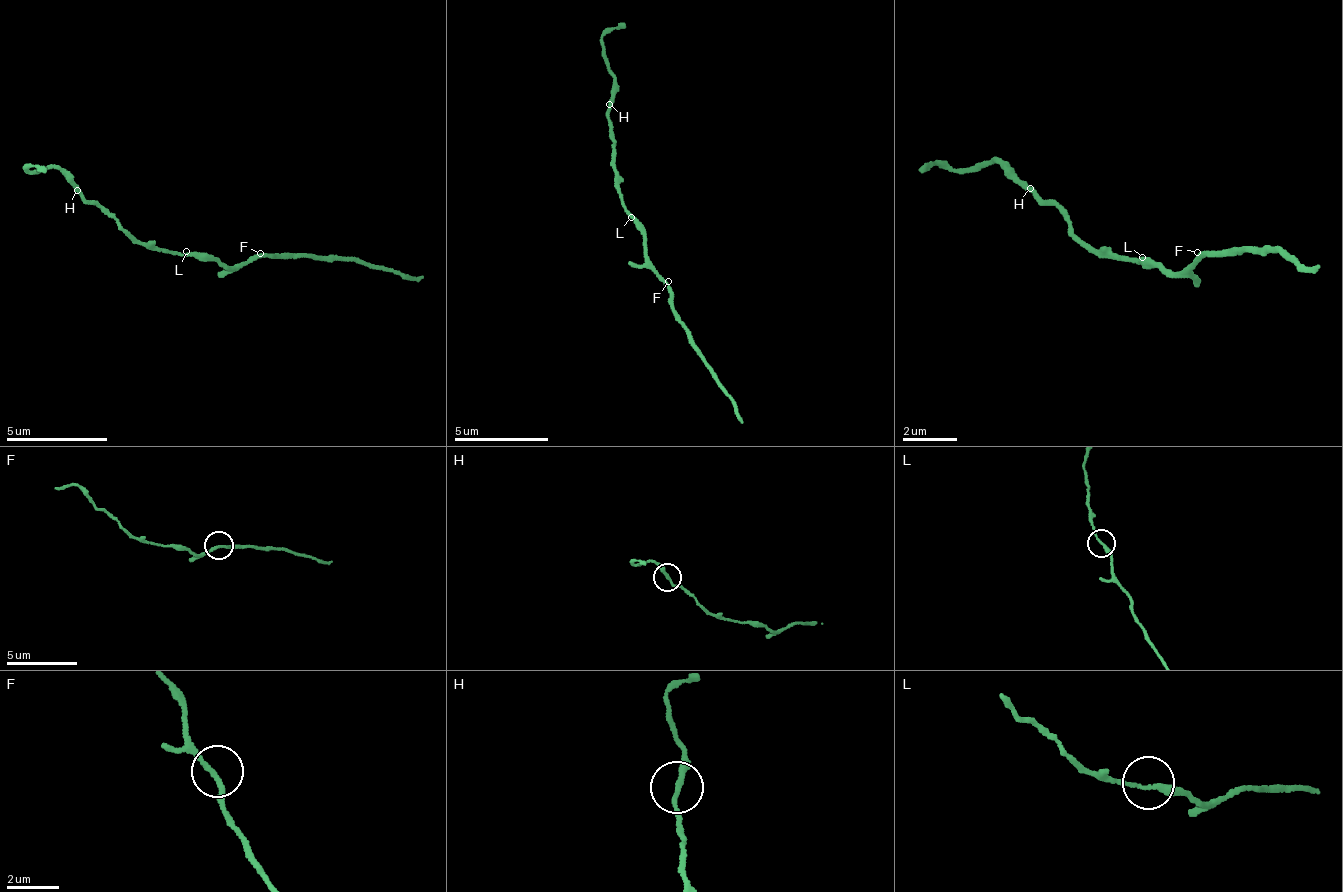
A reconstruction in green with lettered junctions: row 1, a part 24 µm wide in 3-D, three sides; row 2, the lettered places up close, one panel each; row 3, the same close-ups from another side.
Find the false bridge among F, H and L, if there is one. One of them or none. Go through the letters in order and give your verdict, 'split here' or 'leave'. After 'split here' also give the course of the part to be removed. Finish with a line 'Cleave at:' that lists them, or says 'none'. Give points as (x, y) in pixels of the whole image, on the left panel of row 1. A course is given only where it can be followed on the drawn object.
F: leave
H: leave
L: leave
Cleave at: none

